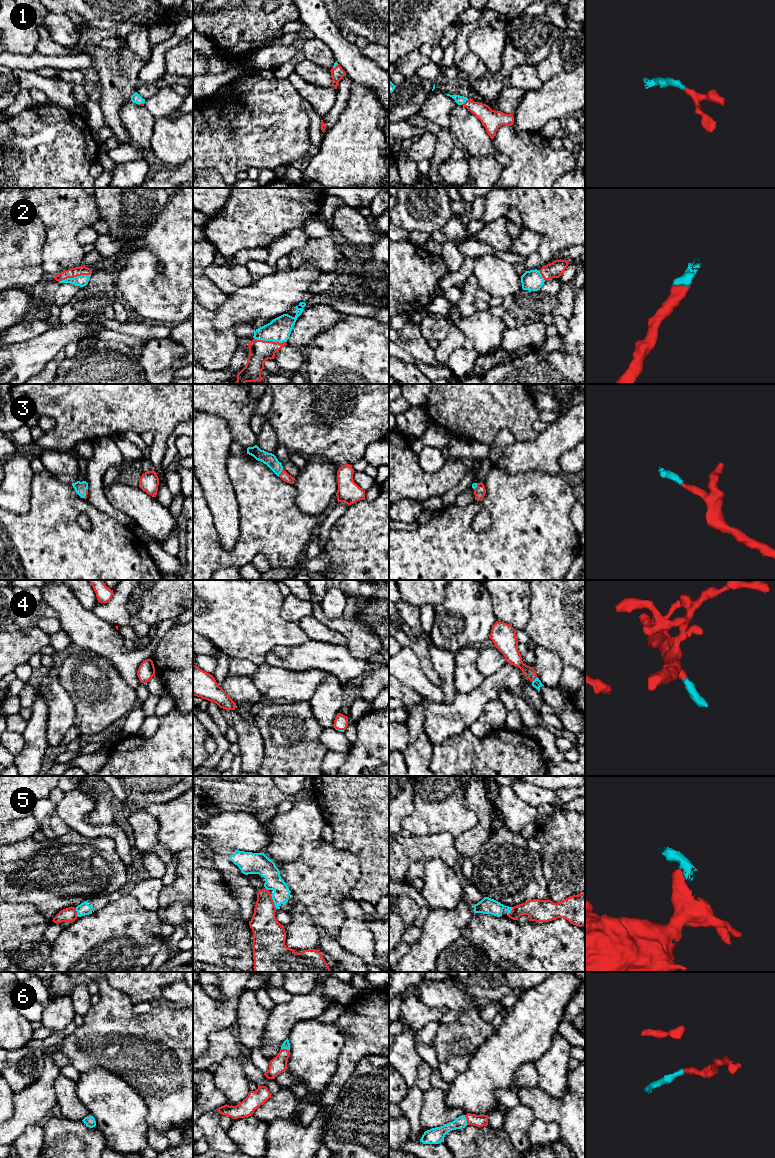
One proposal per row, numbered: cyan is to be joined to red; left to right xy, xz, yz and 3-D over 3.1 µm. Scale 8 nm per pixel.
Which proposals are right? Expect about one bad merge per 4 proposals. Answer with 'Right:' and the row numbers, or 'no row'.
Right: 1, 2, 3, 4, 6

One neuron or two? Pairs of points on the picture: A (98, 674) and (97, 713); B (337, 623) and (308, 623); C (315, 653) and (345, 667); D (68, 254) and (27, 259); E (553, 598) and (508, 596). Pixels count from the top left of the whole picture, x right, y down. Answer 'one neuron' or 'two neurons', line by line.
A: one neuron
B: two neurons
C: one neuron
D: two neurons
E: two neurons

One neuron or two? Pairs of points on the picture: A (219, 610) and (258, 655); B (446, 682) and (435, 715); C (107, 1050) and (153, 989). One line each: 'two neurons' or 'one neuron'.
A: one neuron
B: two neurons
C: two neurons

